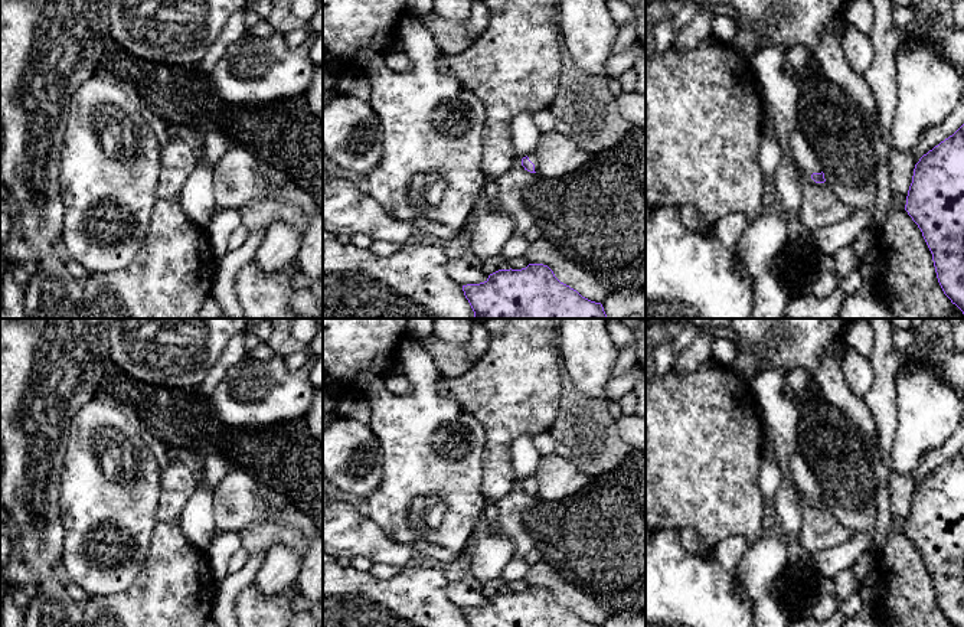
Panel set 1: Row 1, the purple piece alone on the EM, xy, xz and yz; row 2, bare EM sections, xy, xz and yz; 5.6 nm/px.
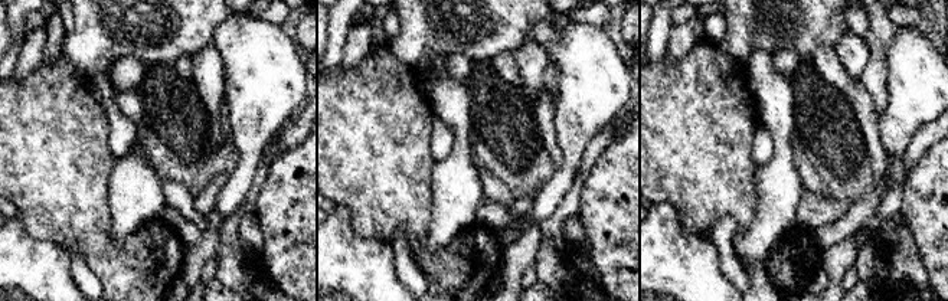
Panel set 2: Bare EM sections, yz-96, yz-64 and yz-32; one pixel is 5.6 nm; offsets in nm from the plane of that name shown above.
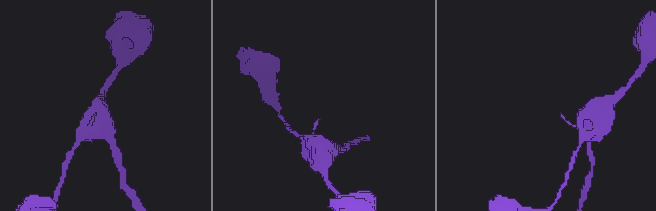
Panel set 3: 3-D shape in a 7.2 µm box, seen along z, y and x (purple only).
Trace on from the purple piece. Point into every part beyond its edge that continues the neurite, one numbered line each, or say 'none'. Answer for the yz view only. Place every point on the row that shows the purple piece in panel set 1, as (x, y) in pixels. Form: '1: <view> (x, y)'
1: yz (806, 159)

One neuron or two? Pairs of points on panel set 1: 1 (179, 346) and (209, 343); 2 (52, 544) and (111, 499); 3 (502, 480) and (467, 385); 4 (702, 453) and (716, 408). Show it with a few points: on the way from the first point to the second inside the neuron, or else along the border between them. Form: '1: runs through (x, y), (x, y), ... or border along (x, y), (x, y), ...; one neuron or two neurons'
1: runs through (186, 343), (202, 343); one neuron
2: border along (58, 502), (62, 525), (62, 565); two neurons
3: runs through (497, 457), (497, 415), (490, 408); one neuron
4: runs through (702, 441), (702, 430), (708, 420); one neuron

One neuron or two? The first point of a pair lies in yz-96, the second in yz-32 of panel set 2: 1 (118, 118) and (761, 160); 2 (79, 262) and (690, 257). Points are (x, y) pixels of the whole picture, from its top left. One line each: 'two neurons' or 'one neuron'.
1: one neuron
2: two neurons

